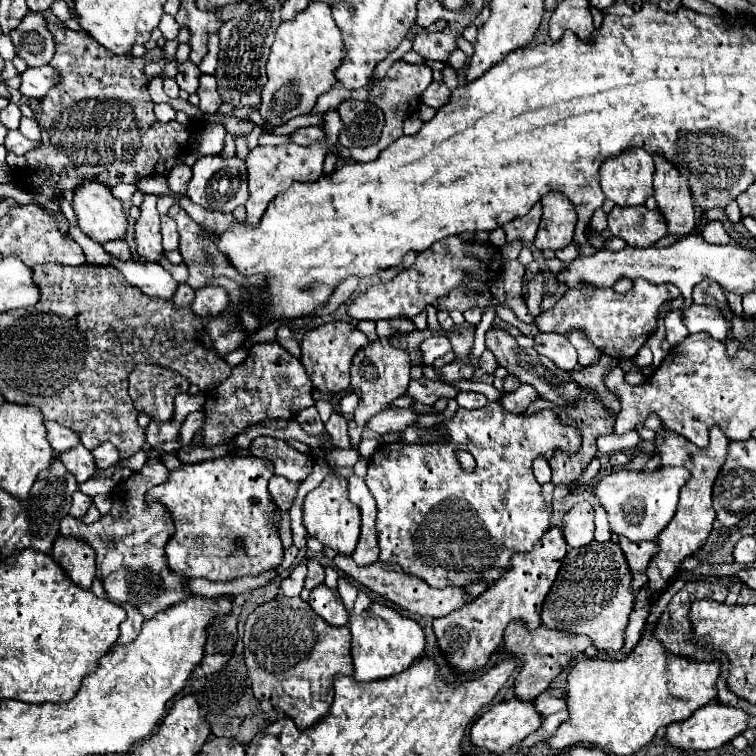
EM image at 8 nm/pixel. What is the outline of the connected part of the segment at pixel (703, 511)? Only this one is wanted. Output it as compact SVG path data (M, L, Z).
M663 428L663 432L655 432L655 438L651 442L655 444L651 456L659 456L659 468L685 466L691 472L691 478L681 488L679 504L677 504L673 520L657 536L659 548L647 568L651 598L657 598L659 592L663 590L663 586L667 586L671 582L671 578L675 576L679 562L683 558L691 556L695 550L699 550L711 532L711 524L715 520L715 512L711 506L711 488L713 488L713 482L721 470L721 464L725 462L725 452L727 452L729 440L725 440L725 436L721 436L721 428L711 428L711 442L705 450L701 450L695 444L691 444L687 438L683 438L681 434L671 432L669 428Z

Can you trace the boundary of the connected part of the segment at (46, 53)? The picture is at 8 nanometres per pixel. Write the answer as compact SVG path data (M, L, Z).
M29 12L19 28L15 28L11 34L11 40L15 44L17 56L27 62L27 66L43 66L49 64L55 48L53 48L53 36L47 30L47 22L41 14Z

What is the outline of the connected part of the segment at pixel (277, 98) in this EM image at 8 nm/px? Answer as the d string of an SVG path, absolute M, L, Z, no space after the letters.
M310 1L297 20L291 20L289 24L281 22L267 60L267 84L261 90L259 114L265 120L265 128L275 128L295 116L311 114L317 98L335 88L335 70L343 56L341 32L333 22L331 7L327 4Z

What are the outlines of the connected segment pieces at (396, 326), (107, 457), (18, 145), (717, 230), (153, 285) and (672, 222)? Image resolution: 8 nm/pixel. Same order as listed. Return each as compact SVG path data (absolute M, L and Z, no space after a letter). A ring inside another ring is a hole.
M391 318L391 320L379 320L375 322L377 324L377 336L379 338L389 338L397 332L405 334L405 332L413 332L415 330L415 324L407 318Z
M103 442L101 446L97 446L93 450L93 456L97 460L97 468L109 468L109 466L115 466L121 456L119 456L119 450L111 444L111 442Z
M17 130L17 132L9 132L7 134L5 148L7 148L7 152L13 152L17 156L23 156L25 152L37 148L37 144L31 144L31 140L25 140L25 136L21 136L19 130Z
M709 222L709 224L703 228L701 236L703 236L705 240L713 242L713 244L727 244L727 242L733 242L733 238L727 236L727 232L725 232L725 228L723 228L721 222Z
M111 258L111 266L117 268L131 284L141 288L147 296L171 300L179 286L161 264L149 264L149 262L141 264L135 260L121 262L117 258Z
M655 156L655 200L667 222L669 236L689 236L695 232L695 200L685 186L685 178Z

